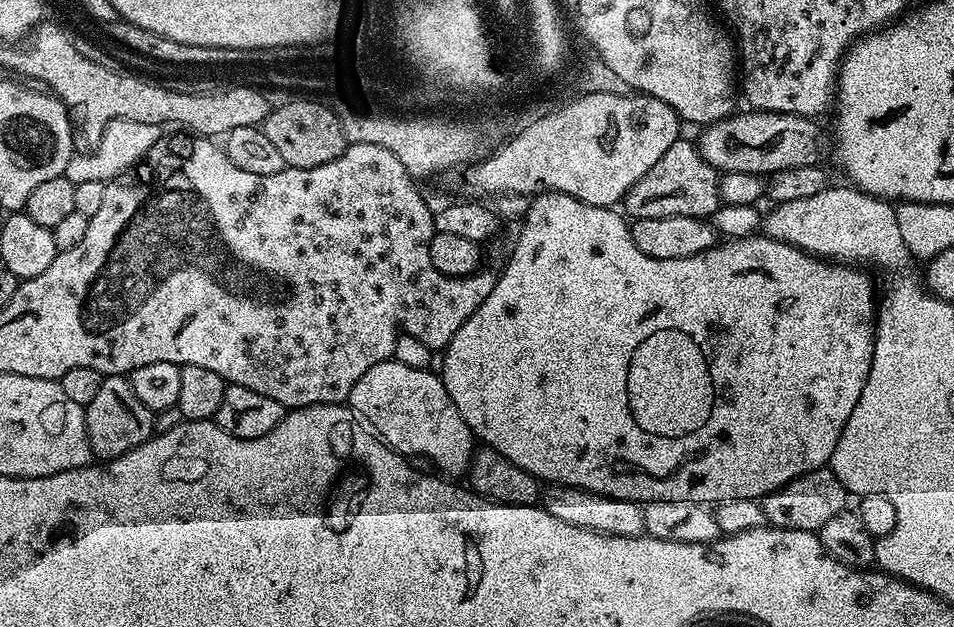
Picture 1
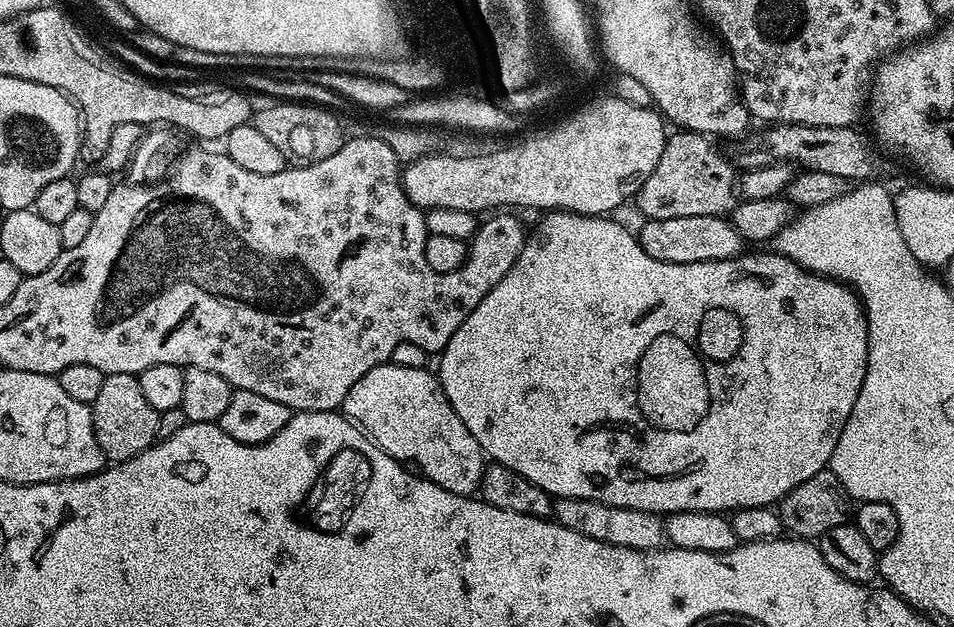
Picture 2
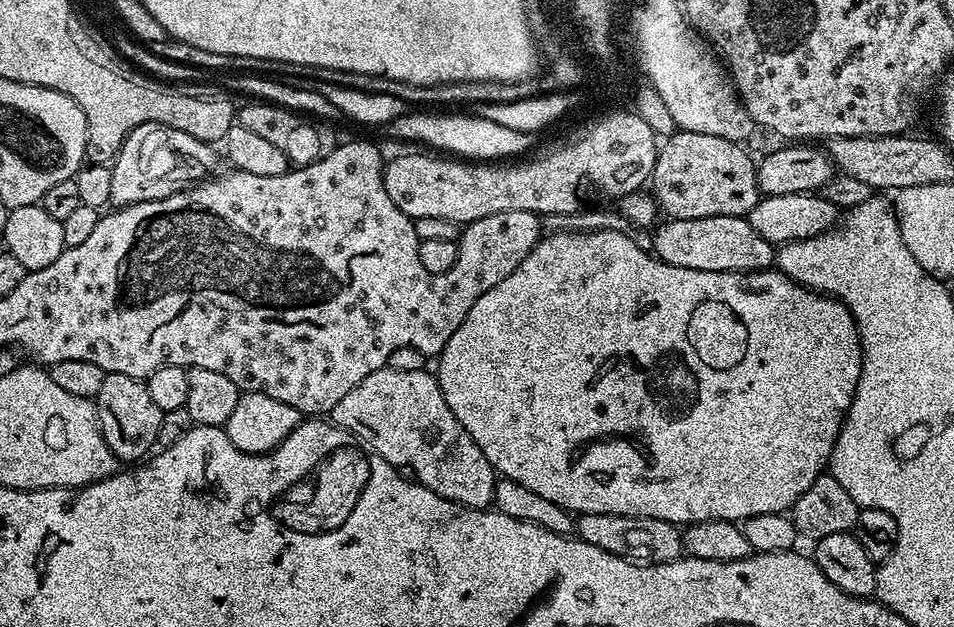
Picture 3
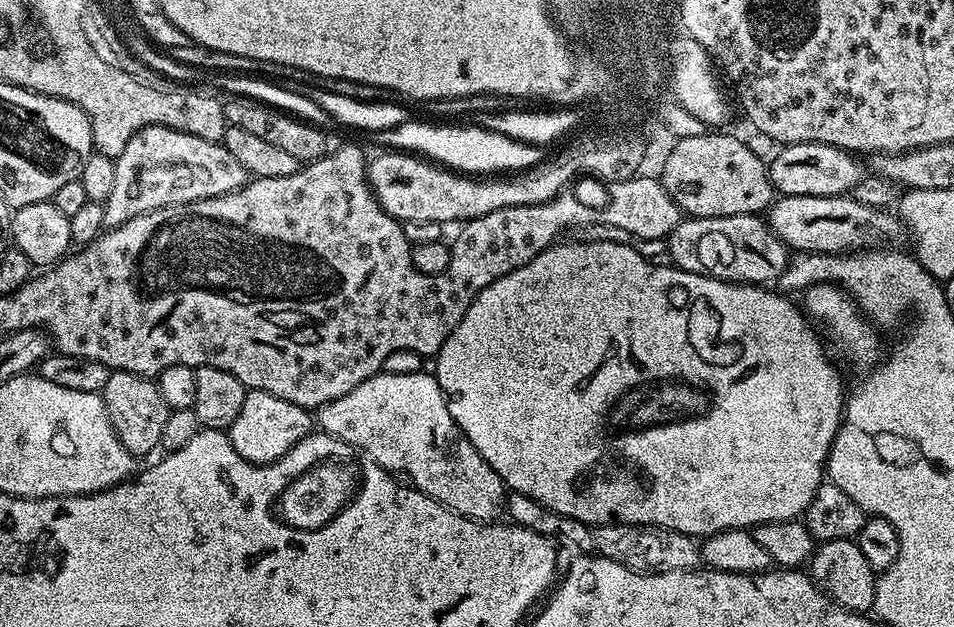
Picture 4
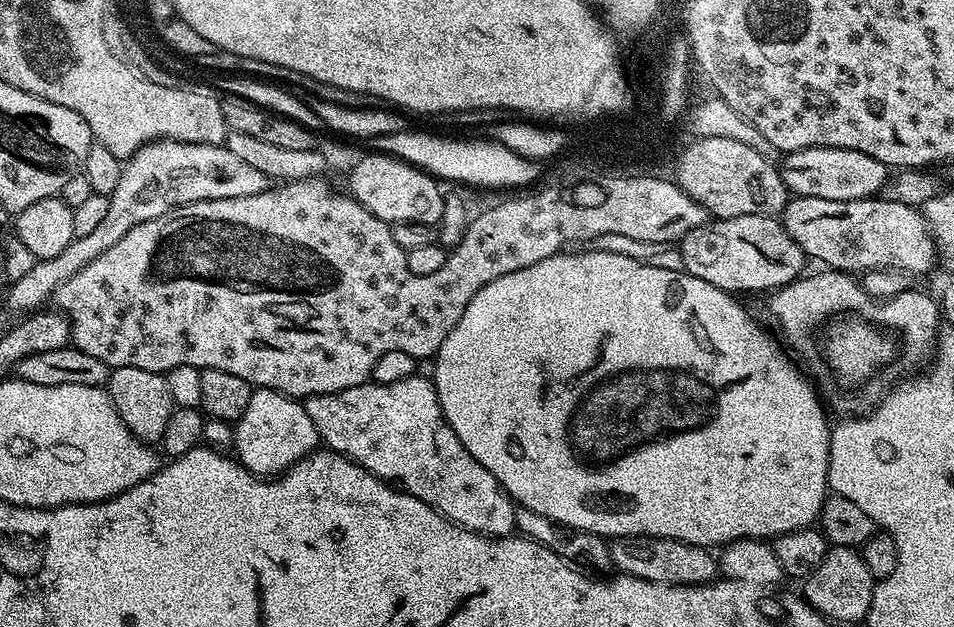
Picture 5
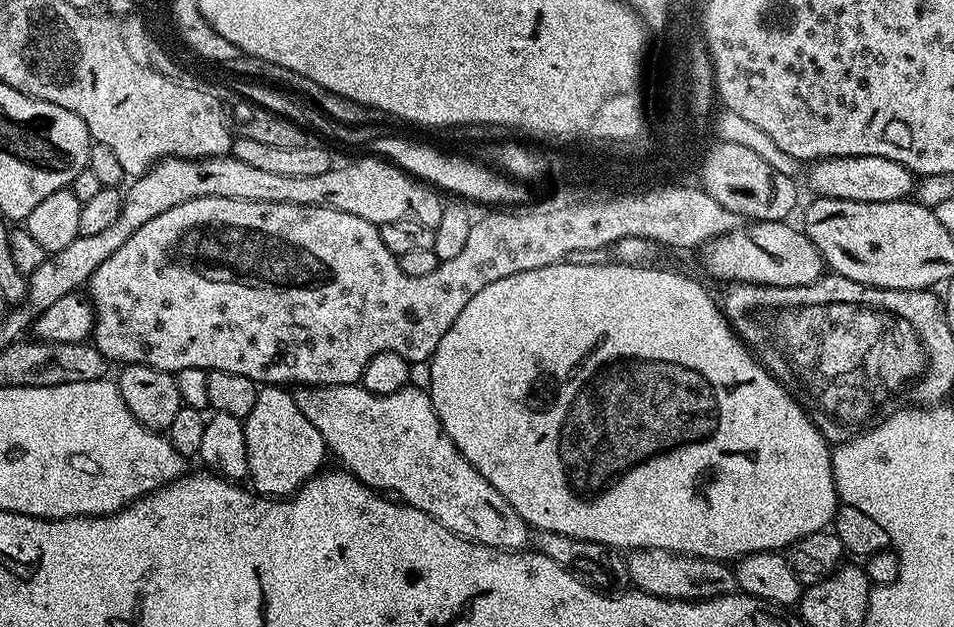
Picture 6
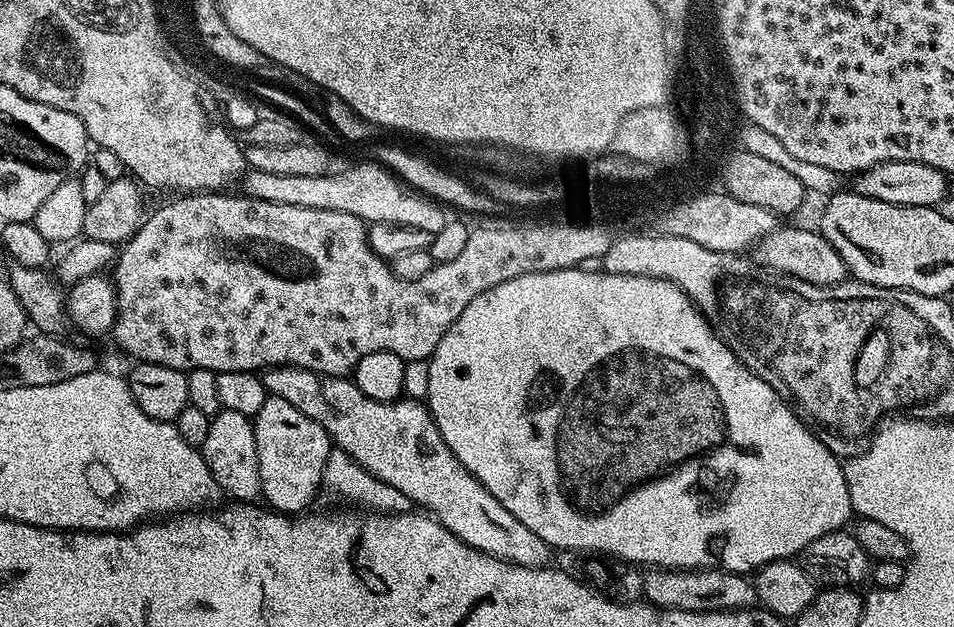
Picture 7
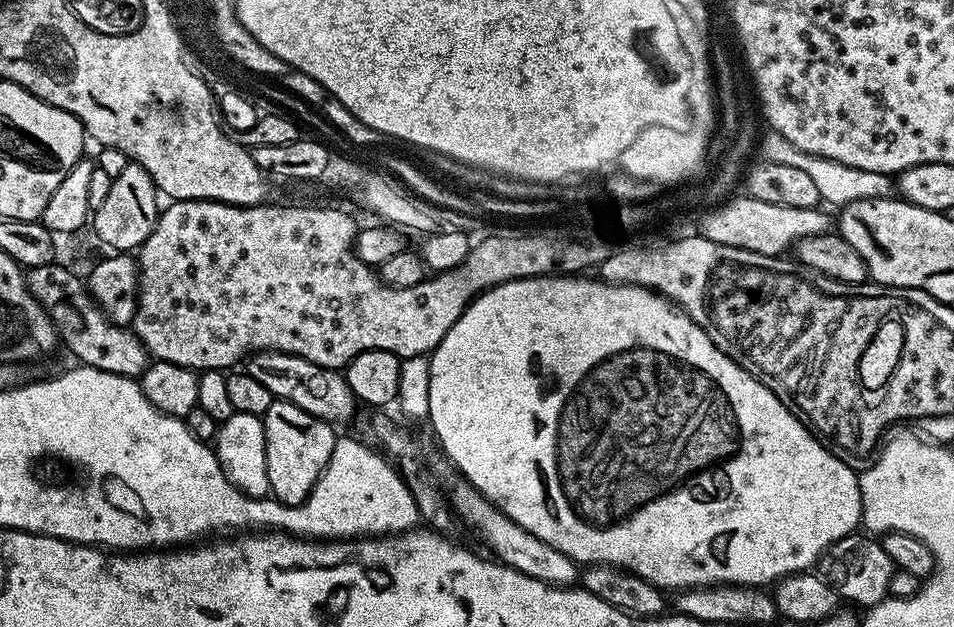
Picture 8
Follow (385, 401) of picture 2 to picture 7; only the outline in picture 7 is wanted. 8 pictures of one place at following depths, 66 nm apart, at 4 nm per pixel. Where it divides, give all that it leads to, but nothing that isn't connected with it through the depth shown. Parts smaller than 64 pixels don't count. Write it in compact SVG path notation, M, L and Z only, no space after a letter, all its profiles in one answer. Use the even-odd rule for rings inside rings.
M269 368L263 373L262 379L271 395L286 398L286 402L302 410L306 418L314 418L314 422L318 422L318 426L326 430L339 451L354 458L354 462L361 464L374 478L406 494L409 502L431 514L442 526L446 526L446 530L453 532L459 540L466 542L474 550L527 568L546 568L553 563L553 549L544 544L542 538L534 534L534 530L522 526L522 522L518 522L518 518L514 518L514 514L510 514L510 510L506 510L506 506L502 506L502 502L498 502L498 498L494 498L494 494L490 494L490 490L486 490L486 486L482 486L482 482L478 482L478 478L474 478L474 474L470 474L470 470L462 466L462 462L458 462L450 446L446 446L432 413L421 401L401 398L388 404L374 402L374 398L366 398L366 394L358 390L355 379L317 376L315 372L305 368Z

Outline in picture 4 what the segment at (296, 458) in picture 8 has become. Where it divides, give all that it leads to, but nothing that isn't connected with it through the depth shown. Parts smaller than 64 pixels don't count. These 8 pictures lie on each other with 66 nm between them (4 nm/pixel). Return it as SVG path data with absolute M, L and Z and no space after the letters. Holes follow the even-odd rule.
M249 390L246 394L246 402L242 402L242 411L238 418L226 429L230 442L242 458L246 458L251 464L273 464L282 454L290 451L302 438L306 438L314 428L314 416L311 411L302 406L294 406L294 402L286 402L286 398L274 398L274 394L266 394L266 390Z

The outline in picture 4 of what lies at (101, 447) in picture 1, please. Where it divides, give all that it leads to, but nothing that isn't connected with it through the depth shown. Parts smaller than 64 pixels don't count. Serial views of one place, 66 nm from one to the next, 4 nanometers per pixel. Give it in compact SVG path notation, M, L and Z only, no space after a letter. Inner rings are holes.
M112 370L109 371L102 395L106 414L110 414L110 426L114 426L114 434L118 434L126 450L130 450L137 458L143 458L147 452L160 448L159 439L170 410L158 390L155 379L133 372Z

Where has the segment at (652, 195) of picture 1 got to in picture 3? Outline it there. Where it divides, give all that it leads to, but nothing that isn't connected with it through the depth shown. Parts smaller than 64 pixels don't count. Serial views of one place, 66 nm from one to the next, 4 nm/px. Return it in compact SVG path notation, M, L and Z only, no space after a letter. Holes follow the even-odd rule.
M673 131L659 145L650 181L650 192L656 198L659 211L674 220L747 217L762 193L756 177L757 161L751 160L744 148L747 147L737 141L718 138L714 134Z

